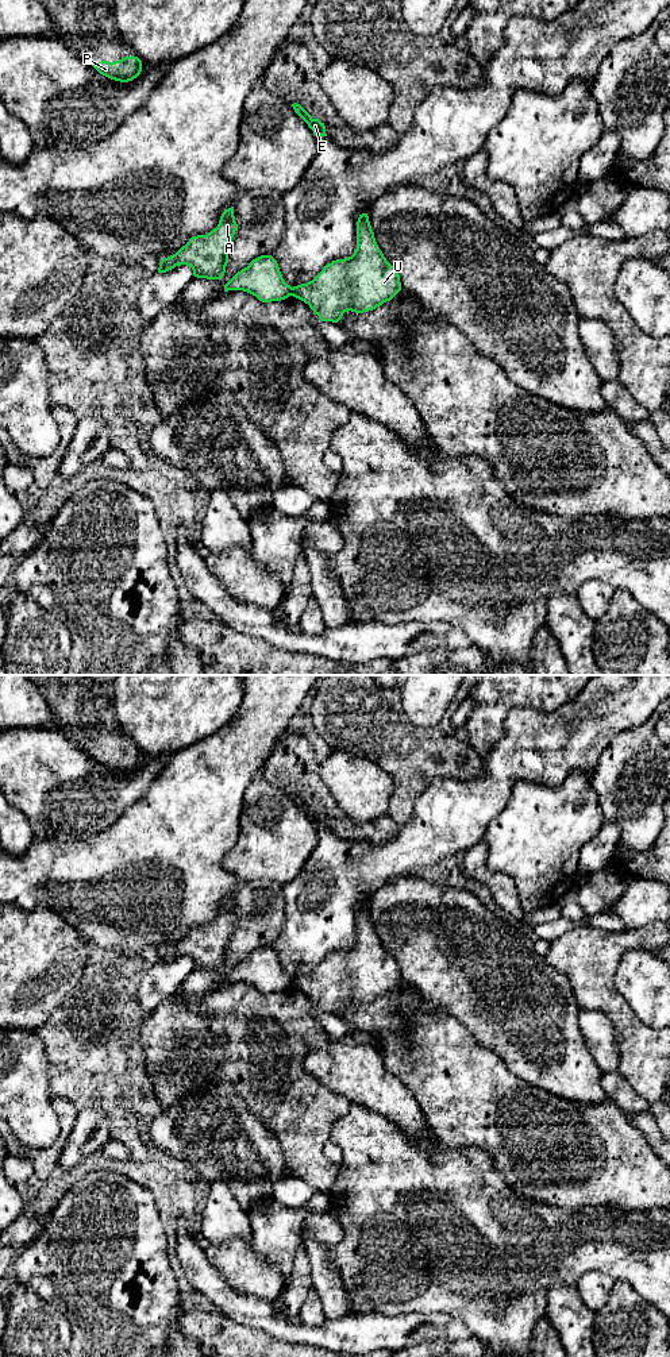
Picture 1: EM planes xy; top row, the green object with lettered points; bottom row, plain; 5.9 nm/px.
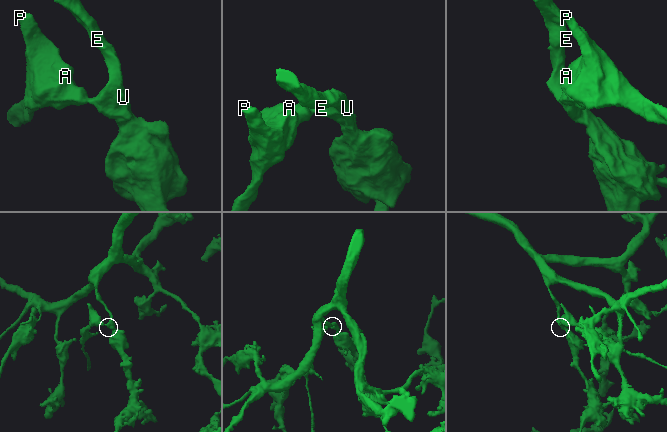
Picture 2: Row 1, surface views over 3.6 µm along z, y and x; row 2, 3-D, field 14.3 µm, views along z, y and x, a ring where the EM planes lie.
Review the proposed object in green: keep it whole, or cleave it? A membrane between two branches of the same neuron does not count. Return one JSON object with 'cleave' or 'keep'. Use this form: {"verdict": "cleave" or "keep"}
{"verdict": "cleave"}

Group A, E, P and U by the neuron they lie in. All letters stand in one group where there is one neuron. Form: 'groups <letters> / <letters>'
groups A P / E U

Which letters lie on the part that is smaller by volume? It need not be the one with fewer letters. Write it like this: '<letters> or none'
A, P

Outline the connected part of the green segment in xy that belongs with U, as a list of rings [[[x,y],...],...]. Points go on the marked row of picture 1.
[[[362,213],[354,254],[332,261],[312,281],[293,286],[292,296],[308,304],[321,321],[338,323],[344,312],[373,311],[400,290],[400,275],[380,250],[367,213]]]

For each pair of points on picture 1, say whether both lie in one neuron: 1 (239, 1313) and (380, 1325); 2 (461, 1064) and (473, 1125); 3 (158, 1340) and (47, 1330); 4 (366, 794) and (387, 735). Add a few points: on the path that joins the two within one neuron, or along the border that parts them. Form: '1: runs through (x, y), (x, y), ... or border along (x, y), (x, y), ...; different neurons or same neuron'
1: runs through (274, 1323), (300, 1334), (345, 1334); same neuron
2: runs through (461, 1079), (461, 1087), (473, 1102), (473, 1110); same neuron
3: border along (53, 1305), (69, 1323), (70, 1342); different neurons
4: border along (346, 752), (380, 766), (392, 778), (395, 790); different neurons

